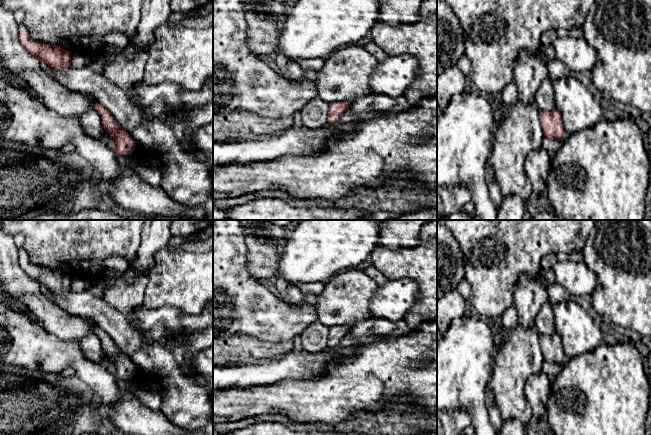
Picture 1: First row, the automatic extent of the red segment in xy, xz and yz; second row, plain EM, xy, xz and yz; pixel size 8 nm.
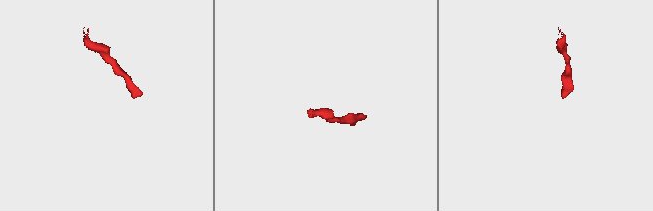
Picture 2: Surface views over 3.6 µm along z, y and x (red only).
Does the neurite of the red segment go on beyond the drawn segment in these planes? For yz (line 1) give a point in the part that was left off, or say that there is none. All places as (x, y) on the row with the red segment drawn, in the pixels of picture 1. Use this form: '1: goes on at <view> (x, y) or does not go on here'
1: does not go on here

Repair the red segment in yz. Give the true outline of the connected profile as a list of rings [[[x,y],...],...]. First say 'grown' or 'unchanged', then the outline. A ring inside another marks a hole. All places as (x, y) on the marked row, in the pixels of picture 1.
unchanged | [[[554,108],[552,111],[539,111],[539,117],[544,137],[561,141],[565,138],[566,134],[558,109]]]

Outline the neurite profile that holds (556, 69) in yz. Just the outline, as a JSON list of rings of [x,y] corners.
[[[553,59],[547,62],[547,66],[548,66],[548,77],[552,81],[570,74],[570,70],[567,68],[567,66],[557,59]]]

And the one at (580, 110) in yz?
[[[570,74],[553,81],[553,92],[566,135],[592,128],[604,118],[599,99]]]

